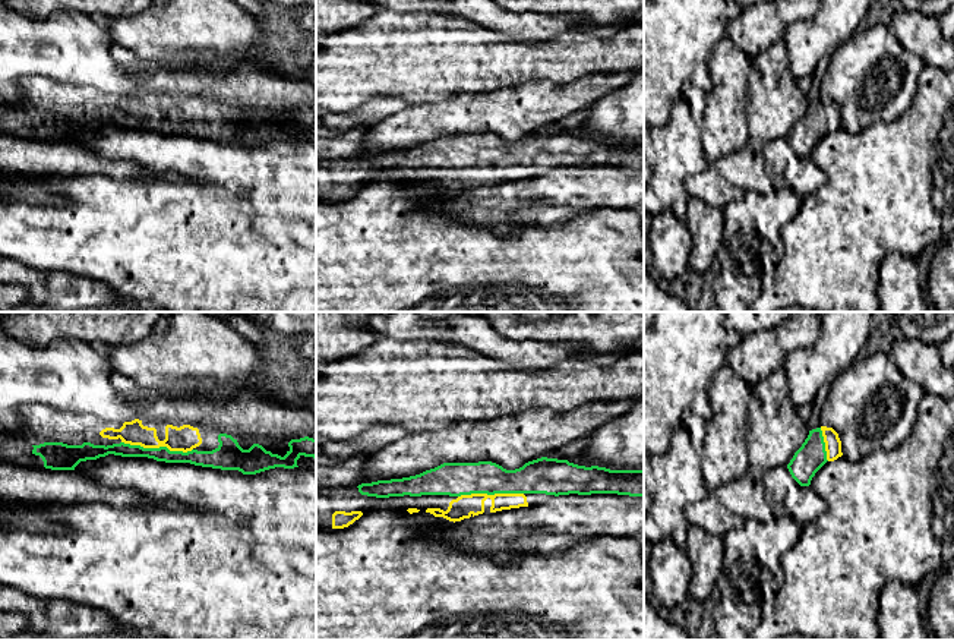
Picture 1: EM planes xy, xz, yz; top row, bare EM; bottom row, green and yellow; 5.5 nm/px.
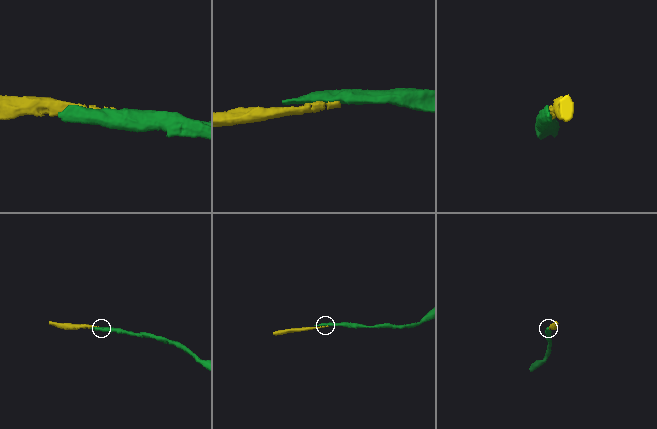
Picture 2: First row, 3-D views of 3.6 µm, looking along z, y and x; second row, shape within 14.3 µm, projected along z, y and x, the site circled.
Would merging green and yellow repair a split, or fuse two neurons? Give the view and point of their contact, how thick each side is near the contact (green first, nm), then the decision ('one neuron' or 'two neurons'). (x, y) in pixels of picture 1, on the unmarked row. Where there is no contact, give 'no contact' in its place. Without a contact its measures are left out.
contact xy (157, 120); calibres 80 and 140 nm; one neuron

